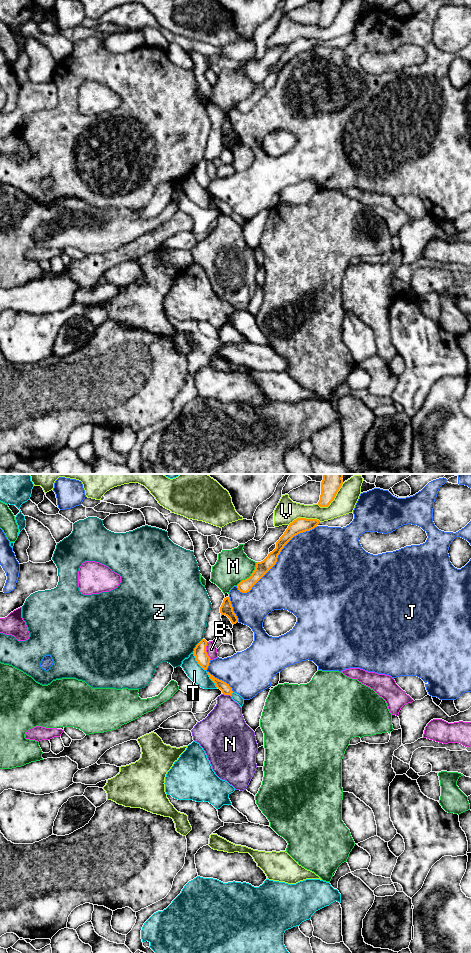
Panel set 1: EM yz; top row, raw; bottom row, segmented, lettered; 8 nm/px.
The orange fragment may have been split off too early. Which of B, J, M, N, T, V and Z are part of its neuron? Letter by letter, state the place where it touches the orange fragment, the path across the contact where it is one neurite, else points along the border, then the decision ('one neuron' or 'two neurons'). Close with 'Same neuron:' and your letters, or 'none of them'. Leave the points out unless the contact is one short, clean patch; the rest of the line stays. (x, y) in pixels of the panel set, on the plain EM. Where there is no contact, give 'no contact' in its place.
B: yz (205, 171) | along yz (206, 162), (206, 173), (211, 179) | two neurons
J: yz (277, 77) | two neurons
M: yz (250, 96) | two neurons
N: yz (227, 214) | along yz (223, 213), (230, 216) | two neurons
T: yz (196, 180) | two neurons
V: yz (333, 19) | two neurons
Z: yz (196, 165) | two neurons
Same neuron: none of them

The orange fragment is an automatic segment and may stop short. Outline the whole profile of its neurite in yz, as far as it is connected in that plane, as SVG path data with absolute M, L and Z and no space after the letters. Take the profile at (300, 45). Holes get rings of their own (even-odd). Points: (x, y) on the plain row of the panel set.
M297 38L289 44L288 48L280 59L276 62L276 68L268 74L268 76L261 82L256 83L255 90L251 96L242 100L237 108L242 113L249 112L252 107L276 84L278 75L284 66L296 55L310 51L319 44L317 39Z

